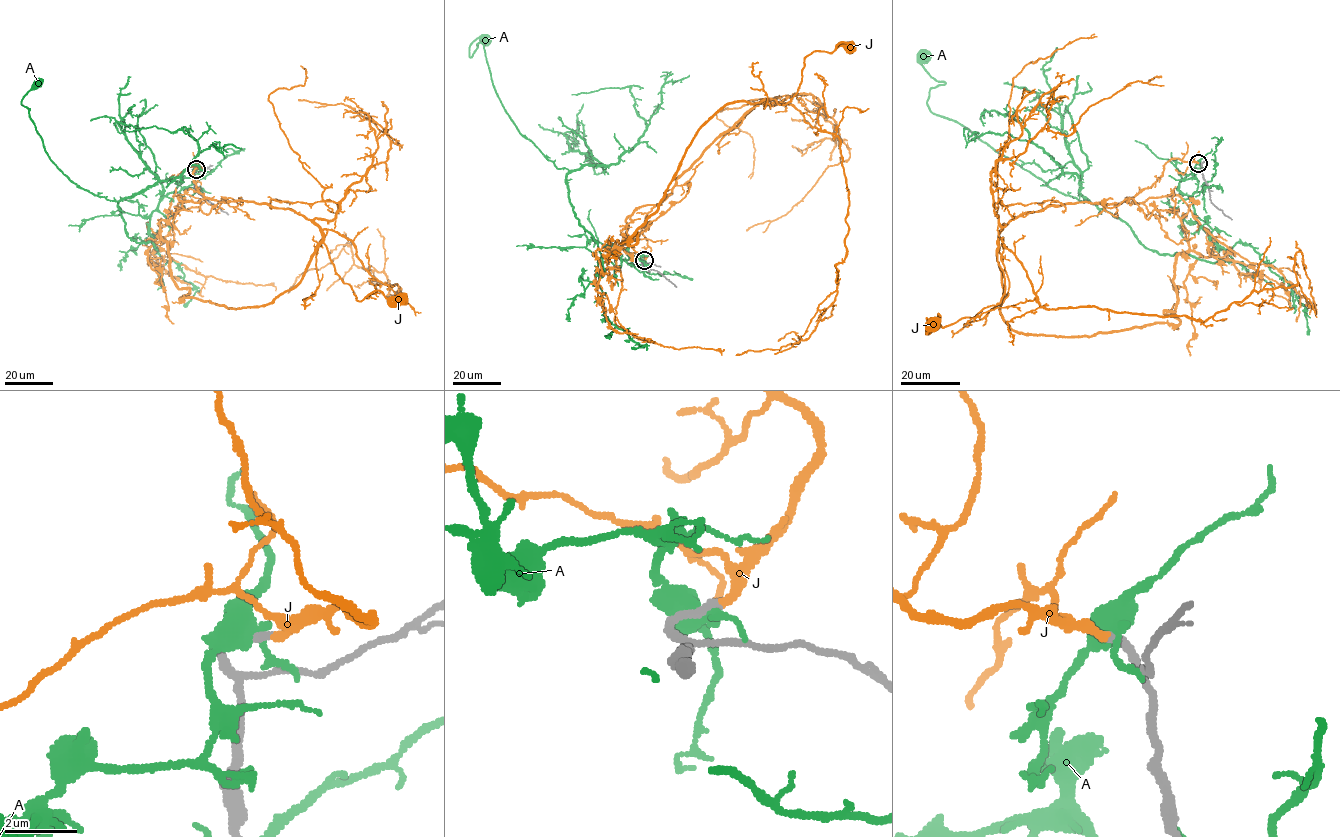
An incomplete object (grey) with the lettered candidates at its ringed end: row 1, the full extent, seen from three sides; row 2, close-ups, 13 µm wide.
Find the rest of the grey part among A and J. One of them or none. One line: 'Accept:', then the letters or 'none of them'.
Accept: J

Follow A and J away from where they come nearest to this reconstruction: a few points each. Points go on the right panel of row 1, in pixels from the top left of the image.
A: (1198, 163), (1191, 199), (1214, 263), (1148, 249), (1124, 222), (935, 115), (929, 90), (944, 82), (923, 57)
J: (1198, 162), (1170, 158), (1114, 204), (1019, 214), (998, 235), (1001, 300), (933, 323)

